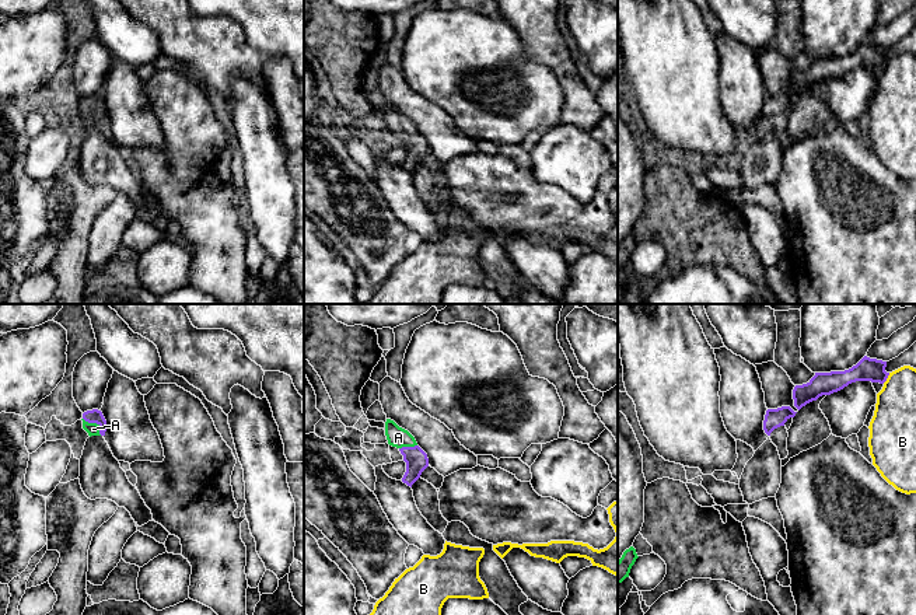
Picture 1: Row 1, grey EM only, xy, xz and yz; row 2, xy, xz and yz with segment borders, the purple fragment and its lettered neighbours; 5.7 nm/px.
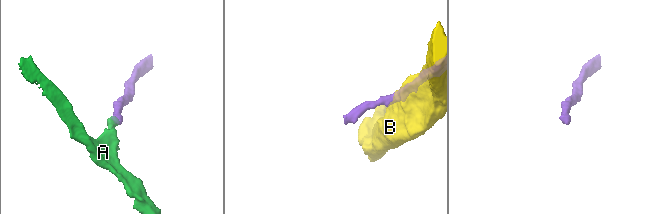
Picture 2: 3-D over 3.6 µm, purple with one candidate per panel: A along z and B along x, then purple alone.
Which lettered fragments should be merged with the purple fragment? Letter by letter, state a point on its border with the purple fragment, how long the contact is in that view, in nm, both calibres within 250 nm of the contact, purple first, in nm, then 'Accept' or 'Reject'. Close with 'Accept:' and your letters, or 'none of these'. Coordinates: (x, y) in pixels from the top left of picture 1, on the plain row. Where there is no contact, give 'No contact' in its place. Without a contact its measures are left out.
A: Touches purple at xy (95, 108). Shared border 150 nm. Thickness 80 nm (purple) against 80 nm. Accept
B: Touches purple at yz (887, 63). Shared border 80 nm. Thickness 130 nm (purple) against 240 nm. Reject
Accept: A

